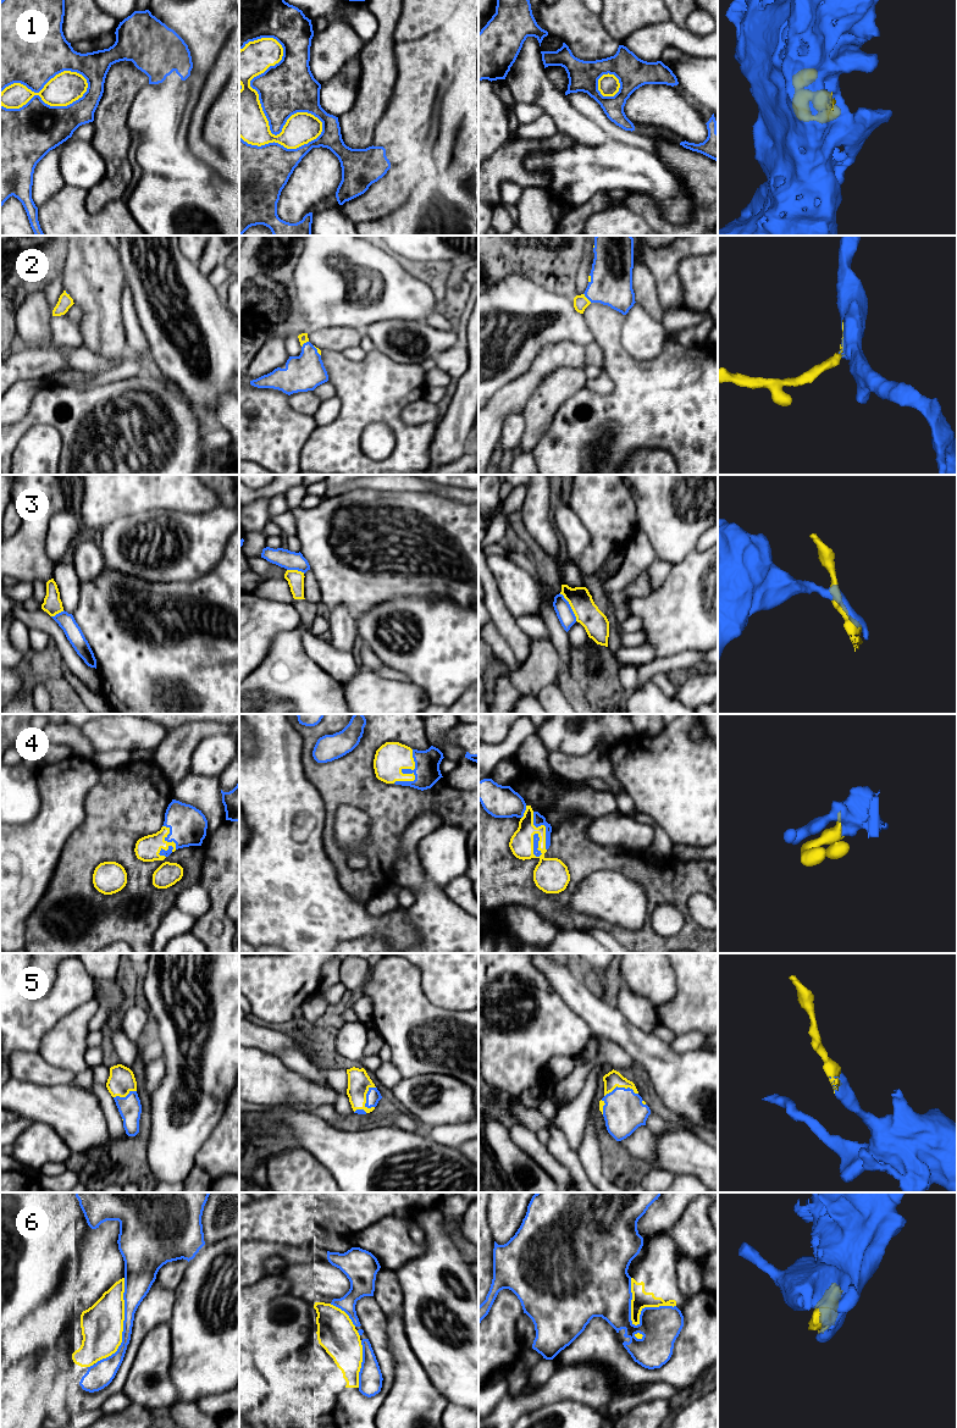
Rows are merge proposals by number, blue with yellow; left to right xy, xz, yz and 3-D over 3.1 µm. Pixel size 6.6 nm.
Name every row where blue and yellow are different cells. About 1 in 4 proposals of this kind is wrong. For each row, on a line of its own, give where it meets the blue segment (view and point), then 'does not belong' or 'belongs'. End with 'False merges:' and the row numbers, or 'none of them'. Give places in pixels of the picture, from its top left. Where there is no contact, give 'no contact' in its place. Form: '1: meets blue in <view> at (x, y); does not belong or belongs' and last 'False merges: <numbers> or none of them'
1: meets blue in xz at (261, 105); does not belong
2: meets blue in yz at (587, 298); belongs
3: meets blue in yz at (570, 607); does not belong
4: meets blue in xz at (414, 774); belongs
5: meets blue in xz at (366, 1096); belongs
6: meets blue in yz at (637, 1324); does not belong
False merges: 1, 3, 6

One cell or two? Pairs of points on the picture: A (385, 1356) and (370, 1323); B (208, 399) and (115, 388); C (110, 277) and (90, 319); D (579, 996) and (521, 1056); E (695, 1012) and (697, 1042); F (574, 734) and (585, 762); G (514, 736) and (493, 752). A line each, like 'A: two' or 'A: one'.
A: one
B: two
C: one
D: two
E: two
F: two
G: one

